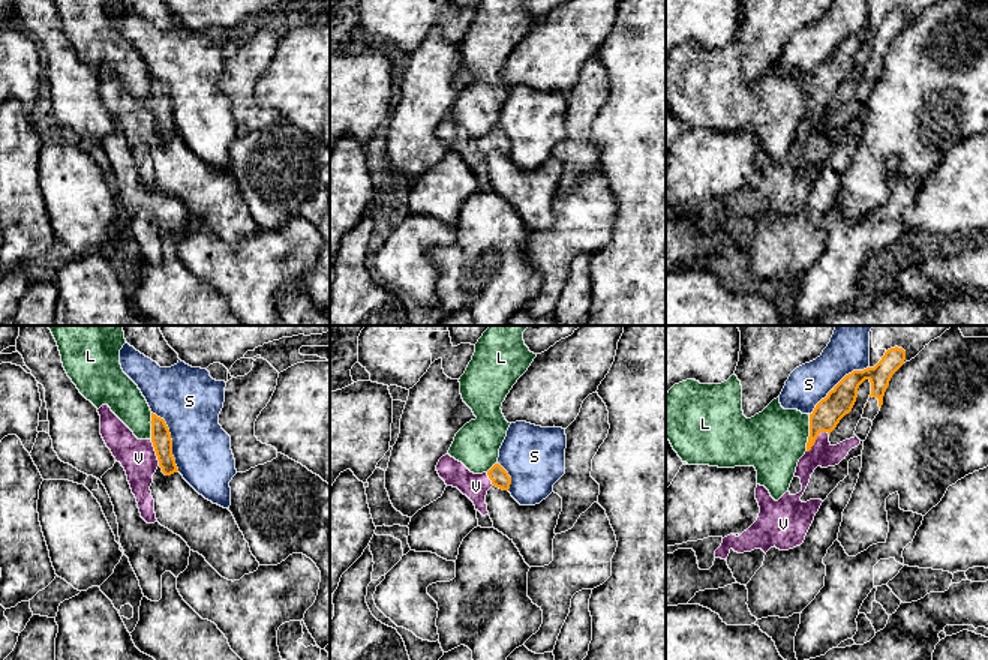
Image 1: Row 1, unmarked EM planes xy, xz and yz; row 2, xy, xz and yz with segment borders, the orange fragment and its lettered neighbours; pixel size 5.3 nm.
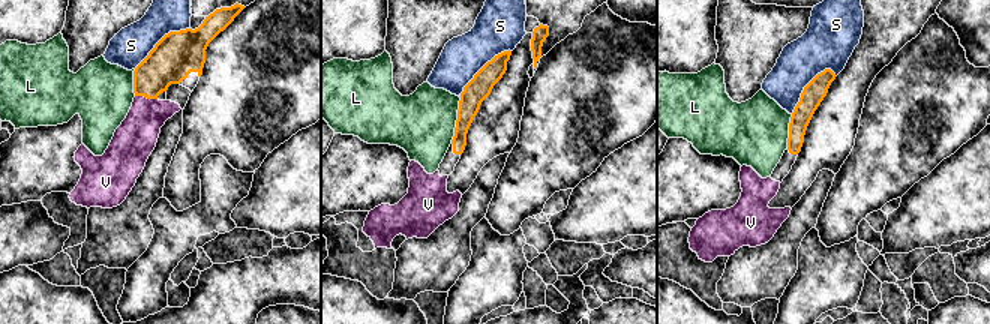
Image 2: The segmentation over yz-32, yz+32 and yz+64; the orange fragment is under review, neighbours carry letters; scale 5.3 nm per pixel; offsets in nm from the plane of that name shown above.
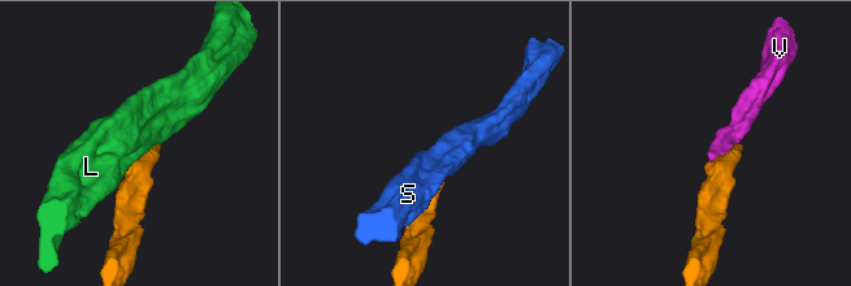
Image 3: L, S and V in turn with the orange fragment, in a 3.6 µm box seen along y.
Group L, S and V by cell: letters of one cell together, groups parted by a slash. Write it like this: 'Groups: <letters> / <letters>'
Groups: L / S / V

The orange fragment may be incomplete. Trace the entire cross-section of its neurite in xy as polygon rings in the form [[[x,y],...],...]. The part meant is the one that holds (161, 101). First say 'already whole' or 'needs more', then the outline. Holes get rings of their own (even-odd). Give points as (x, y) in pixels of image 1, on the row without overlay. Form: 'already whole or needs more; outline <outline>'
needs more; outline [[[102,69],[97,76],[100,80],[100,99],[115,124],[126,135],[141,182],[147,188],[154,188],[157,183],[150,154],[153,138],[159,130],[165,140],[178,135],[165,84],[151,76],[151,102],[138,104],[108,69]]]

